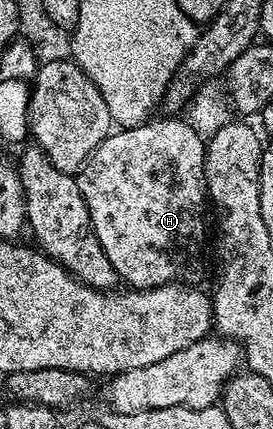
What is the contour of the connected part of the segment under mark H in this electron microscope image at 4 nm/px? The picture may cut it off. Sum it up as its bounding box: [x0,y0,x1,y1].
[76,118,208,290]

